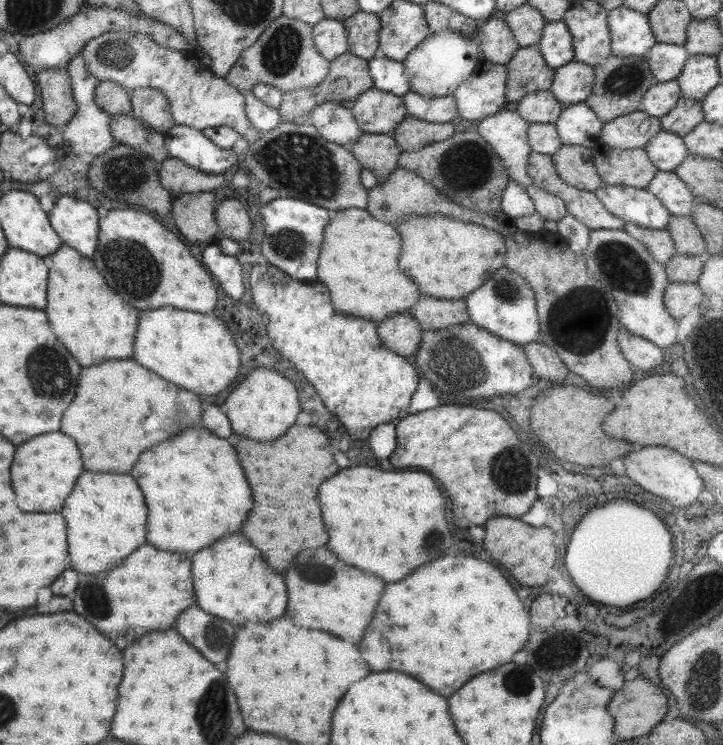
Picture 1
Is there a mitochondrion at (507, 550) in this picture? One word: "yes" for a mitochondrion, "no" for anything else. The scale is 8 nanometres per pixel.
no

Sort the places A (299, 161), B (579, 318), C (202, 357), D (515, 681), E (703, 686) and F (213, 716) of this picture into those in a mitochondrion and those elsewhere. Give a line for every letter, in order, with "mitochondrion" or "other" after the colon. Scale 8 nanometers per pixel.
A: mitochondrion
B: mitochondrion
C: other
D: mitochondrion
E: mitochondrion
F: mitochondrion

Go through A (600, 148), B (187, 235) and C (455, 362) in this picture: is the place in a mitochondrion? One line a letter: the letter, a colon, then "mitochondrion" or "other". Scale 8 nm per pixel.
A: other
B: other
C: mitochondrion

